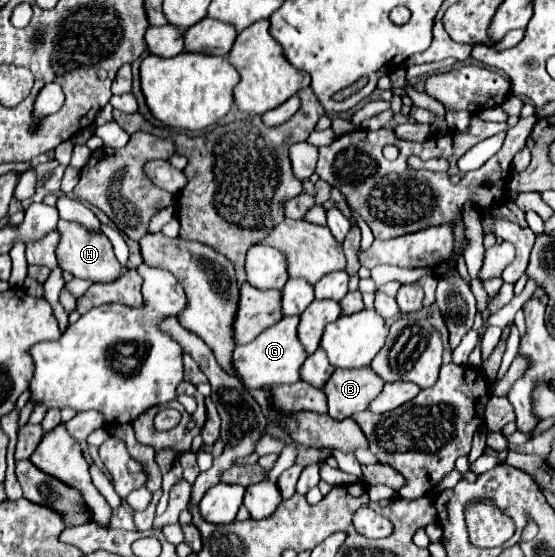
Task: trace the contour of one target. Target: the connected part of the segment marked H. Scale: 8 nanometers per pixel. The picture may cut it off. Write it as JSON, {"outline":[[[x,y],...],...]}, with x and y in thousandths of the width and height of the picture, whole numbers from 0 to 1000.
{"outline":[[[108,393],[105,415],[112,418],[112,429],[101,447],[101,458],[105,458],[105,476],[115,487],[126,487],[133,497],[144,497],[144,501],[162,501],[169,508],[173,504],[195,508],[220,490],[220,479],[202,451],[202,436],[195,433],[191,422],[173,418],[173,415],[159,415],[148,400],[115,397],[115,393]]]}

